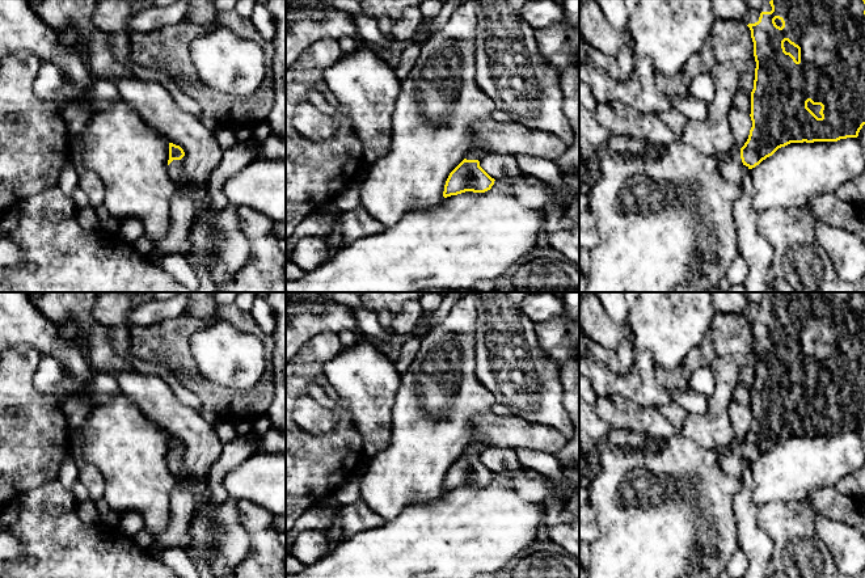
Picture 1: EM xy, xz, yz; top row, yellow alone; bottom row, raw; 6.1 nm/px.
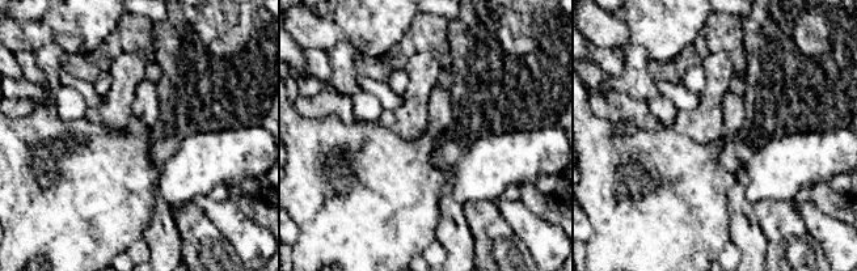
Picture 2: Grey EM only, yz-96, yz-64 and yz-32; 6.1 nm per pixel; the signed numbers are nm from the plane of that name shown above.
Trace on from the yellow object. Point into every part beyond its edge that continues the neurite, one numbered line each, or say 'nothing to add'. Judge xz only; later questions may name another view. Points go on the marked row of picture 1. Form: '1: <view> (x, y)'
1: xz (475, 152)

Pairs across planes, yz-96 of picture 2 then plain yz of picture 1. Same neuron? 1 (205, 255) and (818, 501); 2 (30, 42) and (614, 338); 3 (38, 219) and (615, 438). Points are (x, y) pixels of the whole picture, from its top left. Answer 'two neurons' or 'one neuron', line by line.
1: one neuron
2: one neuron
3: two neurons

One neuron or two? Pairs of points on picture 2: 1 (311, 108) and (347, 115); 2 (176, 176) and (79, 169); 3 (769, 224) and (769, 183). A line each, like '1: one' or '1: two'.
1: one
2: two
3: two

